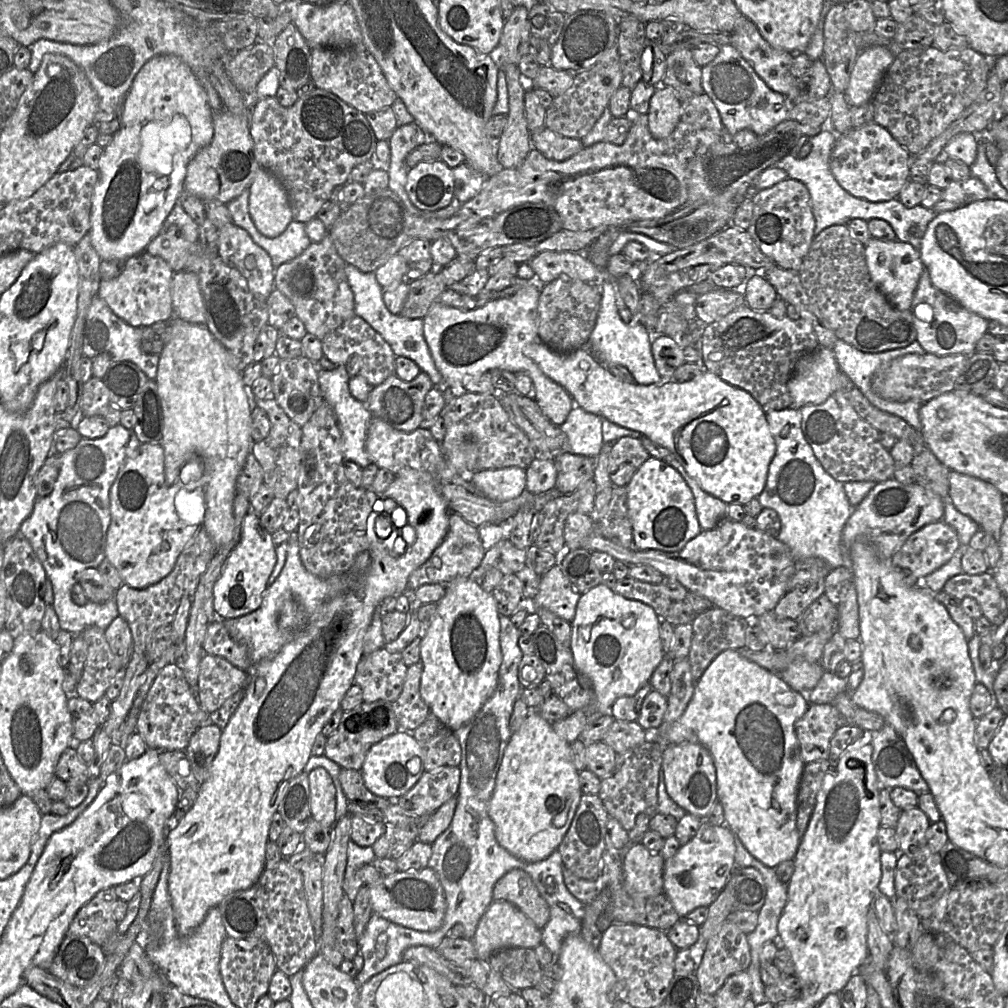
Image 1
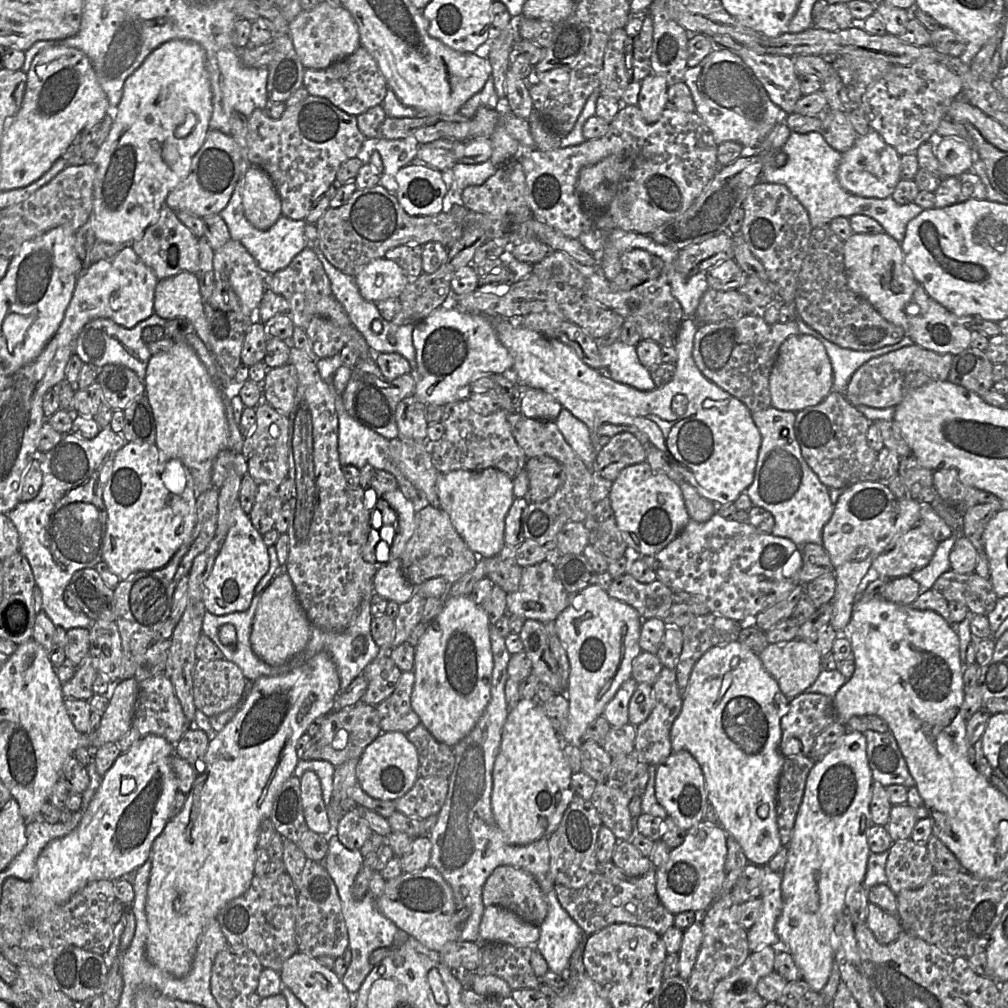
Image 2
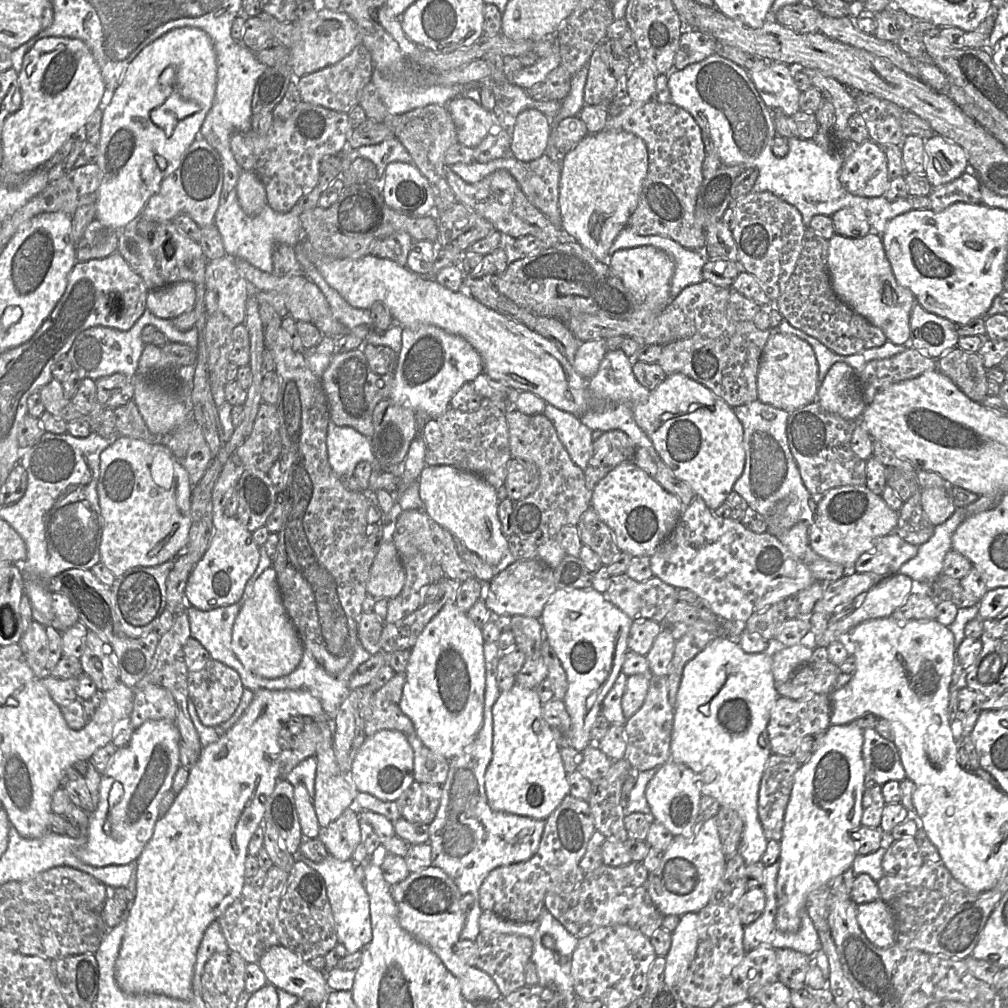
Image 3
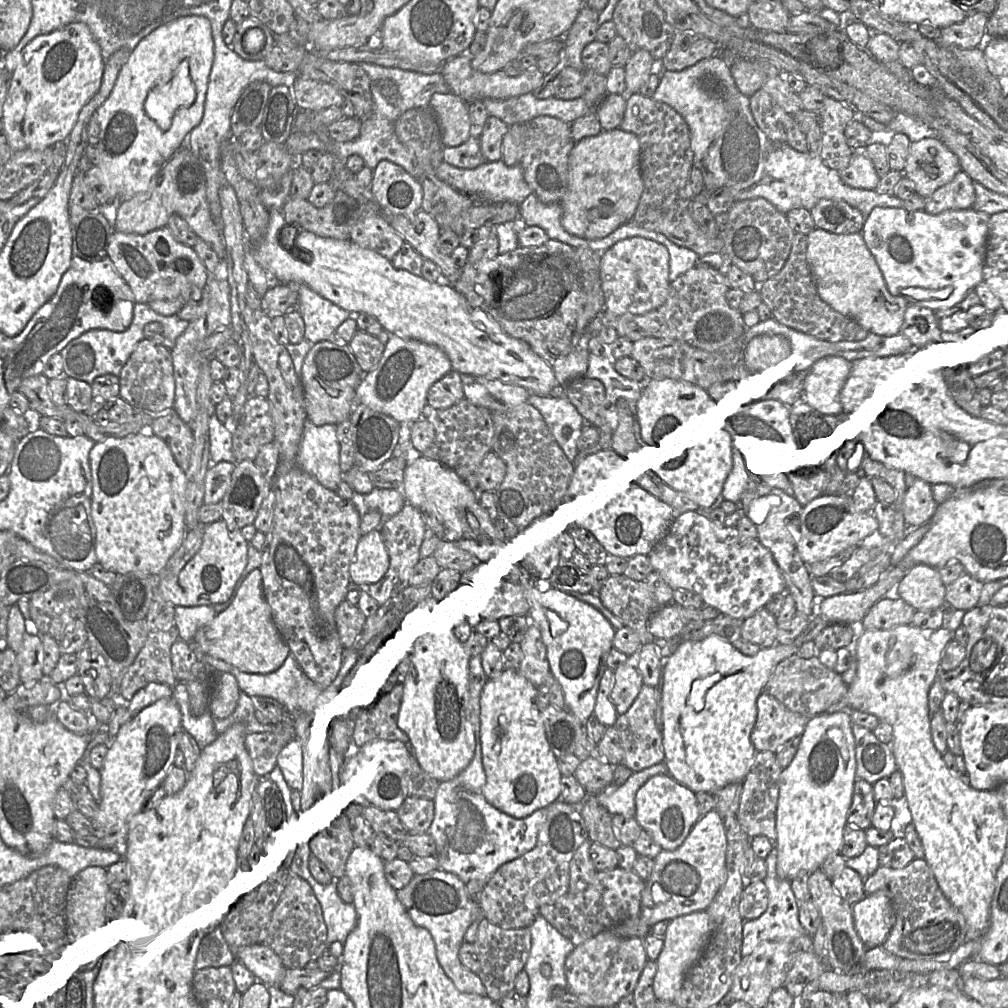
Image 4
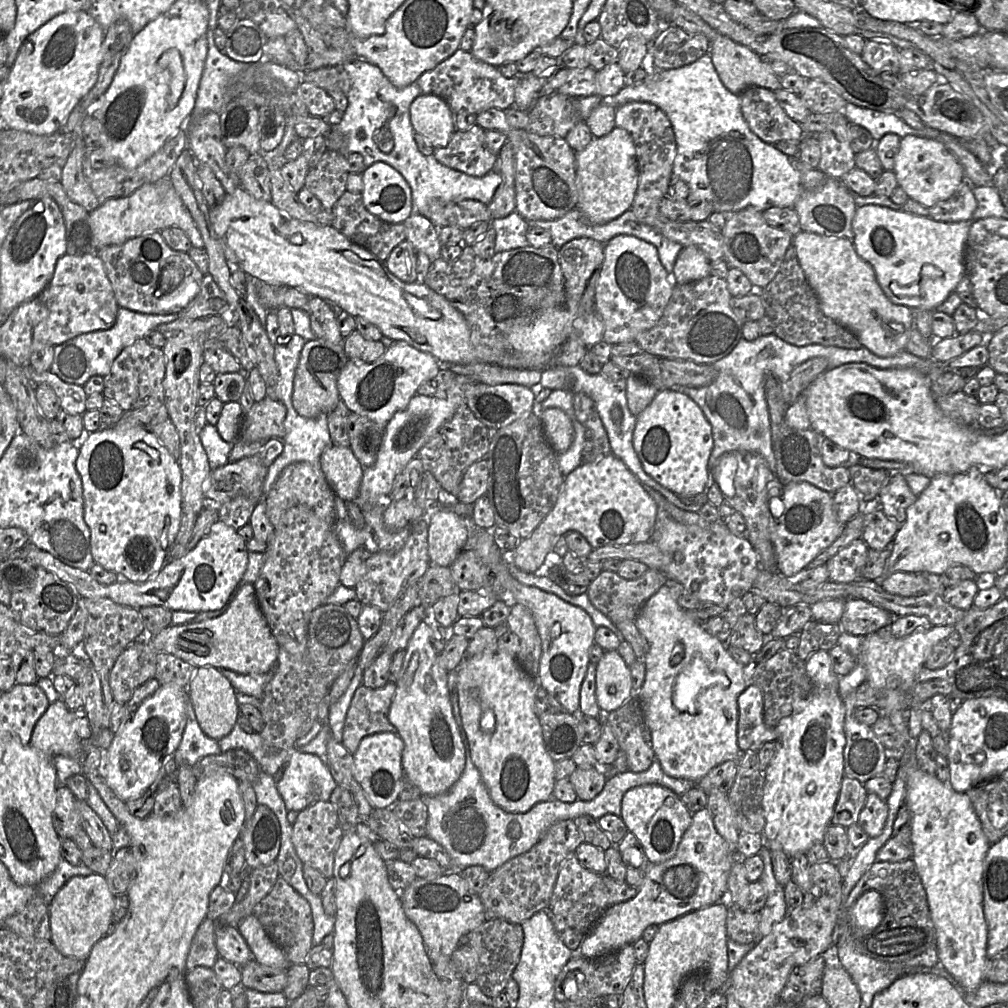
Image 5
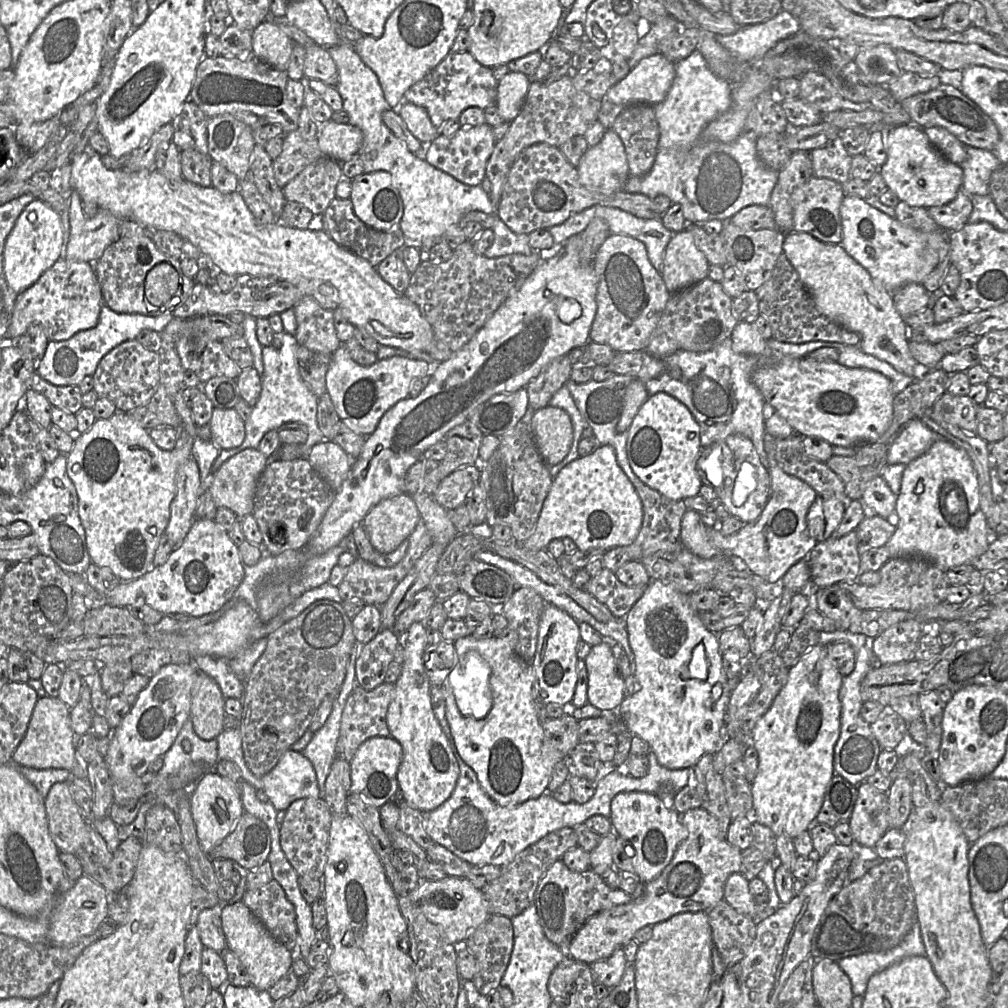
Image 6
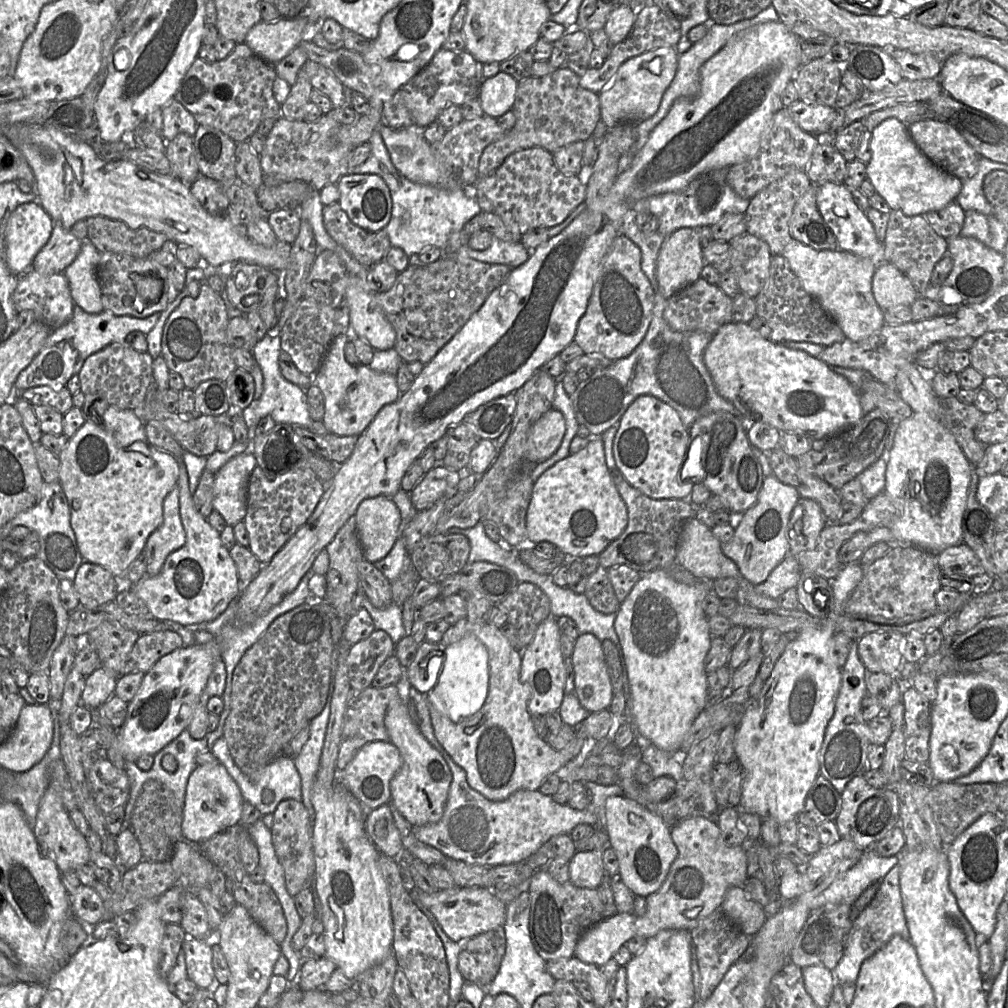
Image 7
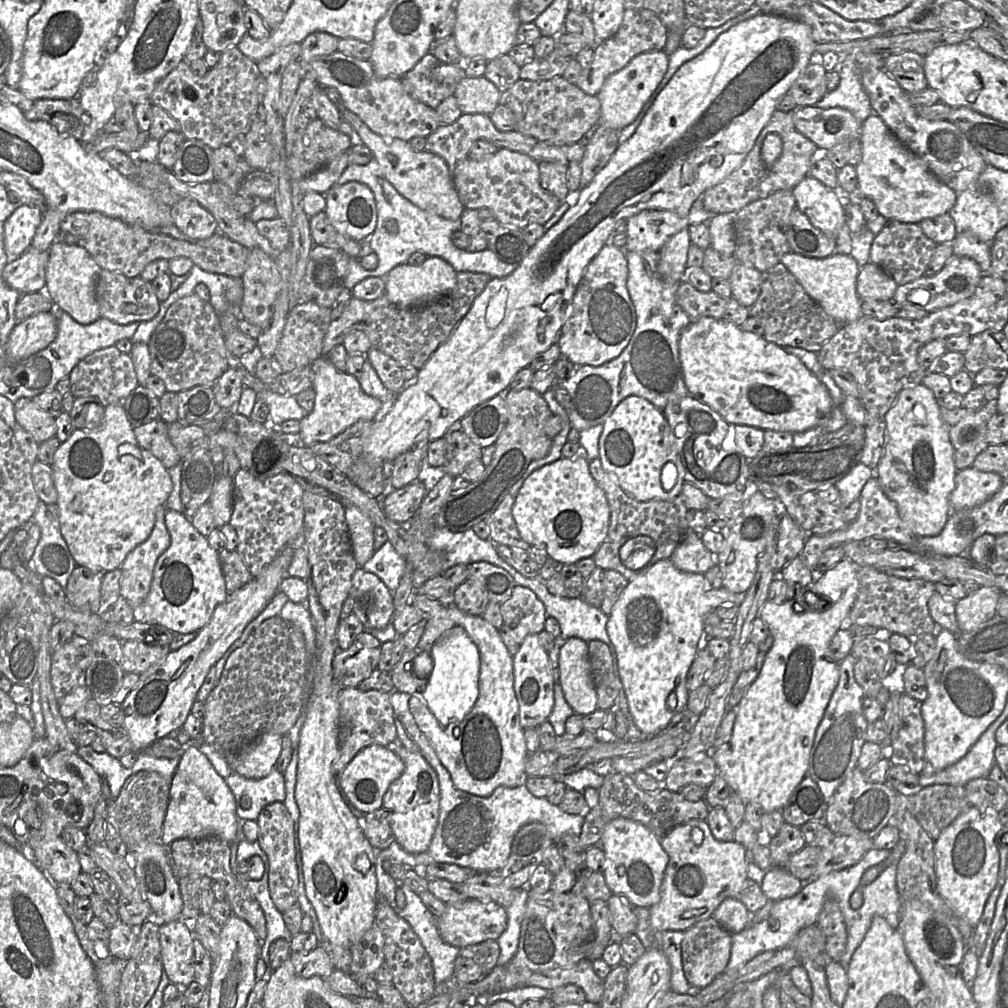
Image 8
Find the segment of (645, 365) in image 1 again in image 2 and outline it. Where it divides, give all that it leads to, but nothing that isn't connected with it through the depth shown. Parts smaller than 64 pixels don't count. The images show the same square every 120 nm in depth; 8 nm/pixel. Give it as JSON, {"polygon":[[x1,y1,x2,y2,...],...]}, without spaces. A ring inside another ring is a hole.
{"polygon":[[620,340,600,346,602,368,611,379,638,390,651,391,656,388,649,370,639,360,636,345]]}

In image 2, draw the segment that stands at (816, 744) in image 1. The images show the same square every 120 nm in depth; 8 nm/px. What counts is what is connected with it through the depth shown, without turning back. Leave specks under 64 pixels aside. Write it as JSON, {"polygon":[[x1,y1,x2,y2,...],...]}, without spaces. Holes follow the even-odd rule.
{"polygon":[[803,692,792,698,780,720,782,731,779,750,784,757,808,756,816,736,836,721,833,698]]}

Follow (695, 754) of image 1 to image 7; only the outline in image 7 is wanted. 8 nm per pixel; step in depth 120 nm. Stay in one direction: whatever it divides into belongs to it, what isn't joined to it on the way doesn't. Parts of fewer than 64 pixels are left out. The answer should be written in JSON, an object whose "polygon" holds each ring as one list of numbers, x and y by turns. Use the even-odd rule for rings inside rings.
{"polygon":[[624,795,609,796,605,802,605,832,608,846,617,856,619,878,633,893,647,897,663,883,678,855,670,830,663,819]]}

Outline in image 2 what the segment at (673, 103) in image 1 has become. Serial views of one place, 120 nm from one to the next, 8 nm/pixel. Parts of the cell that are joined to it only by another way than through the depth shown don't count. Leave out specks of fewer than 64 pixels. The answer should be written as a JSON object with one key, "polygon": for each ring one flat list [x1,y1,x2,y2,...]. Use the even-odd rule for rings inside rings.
{"polygon":[[651,74,641,81,637,107,648,123,657,122,667,108,668,86,665,78,656,74]]}

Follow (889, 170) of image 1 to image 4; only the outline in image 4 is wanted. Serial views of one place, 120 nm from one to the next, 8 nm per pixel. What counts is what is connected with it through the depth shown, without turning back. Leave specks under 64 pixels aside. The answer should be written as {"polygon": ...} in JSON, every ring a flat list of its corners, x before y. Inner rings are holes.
{"polygon":[[863,151,854,153,849,166,840,175,846,185,863,190,875,190,880,181,872,161]]}

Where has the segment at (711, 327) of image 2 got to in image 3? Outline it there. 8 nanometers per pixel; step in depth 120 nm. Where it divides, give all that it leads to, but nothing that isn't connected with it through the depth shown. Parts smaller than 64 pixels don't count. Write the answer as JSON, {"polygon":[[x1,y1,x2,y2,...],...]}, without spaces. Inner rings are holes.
{"polygon":[[740,321,730,337,710,339,693,336,662,346,657,360,667,376,682,373,704,385,731,407,740,406,758,399,757,373,760,357,769,337,776,329,760,330,754,321]]}

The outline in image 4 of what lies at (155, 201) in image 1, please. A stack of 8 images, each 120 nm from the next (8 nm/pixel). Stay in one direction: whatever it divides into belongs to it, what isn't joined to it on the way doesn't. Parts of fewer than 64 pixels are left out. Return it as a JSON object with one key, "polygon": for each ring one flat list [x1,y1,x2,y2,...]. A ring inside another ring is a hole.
{"polygon":[[199,15,159,26,130,51,110,95,95,112,100,126,97,166,117,202,145,192,184,137,199,125,213,60,211,23]]}

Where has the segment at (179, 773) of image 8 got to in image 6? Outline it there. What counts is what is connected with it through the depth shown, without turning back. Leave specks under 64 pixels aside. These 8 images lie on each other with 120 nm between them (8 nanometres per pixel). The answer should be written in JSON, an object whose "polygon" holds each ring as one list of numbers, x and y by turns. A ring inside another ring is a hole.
{"polygon":[[215,772,205,774,197,783,196,789,191,795,191,811,197,836,205,854,232,832,245,813,241,795,228,780]]}

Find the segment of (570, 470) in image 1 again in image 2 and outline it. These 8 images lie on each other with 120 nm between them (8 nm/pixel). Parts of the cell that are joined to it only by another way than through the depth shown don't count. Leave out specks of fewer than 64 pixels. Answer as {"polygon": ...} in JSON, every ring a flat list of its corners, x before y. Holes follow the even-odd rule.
{"polygon":[[550,456,528,458,524,470,529,479,524,498,529,502,540,502,553,496,562,482,561,465]]}

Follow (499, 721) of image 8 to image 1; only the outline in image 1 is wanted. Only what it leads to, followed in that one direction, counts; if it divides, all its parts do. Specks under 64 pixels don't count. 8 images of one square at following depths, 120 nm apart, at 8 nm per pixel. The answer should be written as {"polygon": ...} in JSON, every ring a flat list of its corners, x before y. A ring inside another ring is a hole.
{"polygon":[[532,709,520,728,512,732,488,804,496,840,513,856,538,862,557,850,569,829,582,791,569,743]]}

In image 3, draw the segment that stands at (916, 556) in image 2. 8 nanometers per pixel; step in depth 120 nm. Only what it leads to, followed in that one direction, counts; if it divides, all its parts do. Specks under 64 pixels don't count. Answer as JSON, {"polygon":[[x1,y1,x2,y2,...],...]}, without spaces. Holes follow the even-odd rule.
{"polygon":[[898,533,883,536,870,550,859,556,854,571,879,576,899,573,900,567,916,556,918,548,918,545,906,542]]}

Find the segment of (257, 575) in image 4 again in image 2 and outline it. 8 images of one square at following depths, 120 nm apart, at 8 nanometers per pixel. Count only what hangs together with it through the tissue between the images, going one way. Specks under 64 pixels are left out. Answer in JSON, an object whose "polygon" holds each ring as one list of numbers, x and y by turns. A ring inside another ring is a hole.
{"polygon":[[283,571,263,590,255,612,250,644,255,655,269,665,300,661,311,637,311,623,303,610,293,582]]}

